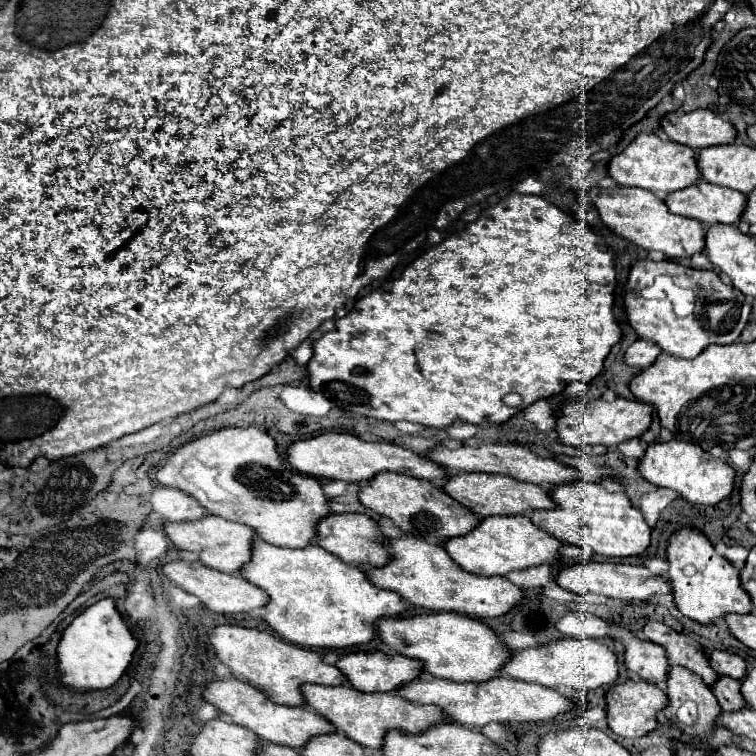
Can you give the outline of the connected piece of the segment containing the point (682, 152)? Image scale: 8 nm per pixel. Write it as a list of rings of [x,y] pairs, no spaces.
[[[639,134],[631,144],[627,144],[627,148],[621,154],[609,160],[607,172],[621,186],[637,186],[653,192],[659,198],[665,198],[669,192],[687,188],[701,178],[695,160],[697,160],[697,150],[685,144],[661,140],[655,134]]]

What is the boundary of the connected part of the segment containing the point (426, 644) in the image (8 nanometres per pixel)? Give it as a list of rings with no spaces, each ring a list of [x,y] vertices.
[[[455,612],[383,618],[379,622],[379,638],[383,644],[391,646],[391,650],[423,662],[423,672],[455,682],[485,682],[495,678],[501,666],[509,660],[507,654],[511,654],[491,628]]]

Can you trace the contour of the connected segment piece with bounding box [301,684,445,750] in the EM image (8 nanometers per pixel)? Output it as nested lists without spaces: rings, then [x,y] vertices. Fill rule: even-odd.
[[[303,684],[301,694],[305,698],[305,704],[313,710],[317,710],[323,718],[335,726],[339,734],[345,734],[347,738],[355,740],[367,750],[379,750],[383,734],[389,728],[397,730],[407,730],[407,732],[421,732],[429,728],[433,722],[445,720],[443,712],[437,706],[427,706],[427,704],[417,704],[401,698],[395,692],[359,692],[351,686],[319,686],[319,684]]]

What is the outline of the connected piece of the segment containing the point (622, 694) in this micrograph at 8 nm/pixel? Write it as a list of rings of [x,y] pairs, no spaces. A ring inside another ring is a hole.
[[[627,680],[621,684],[615,684],[607,690],[607,724],[609,728],[623,736],[623,738],[639,738],[647,732],[651,732],[657,724],[657,710],[667,706],[665,692],[655,682],[643,682],[643,680]]]

